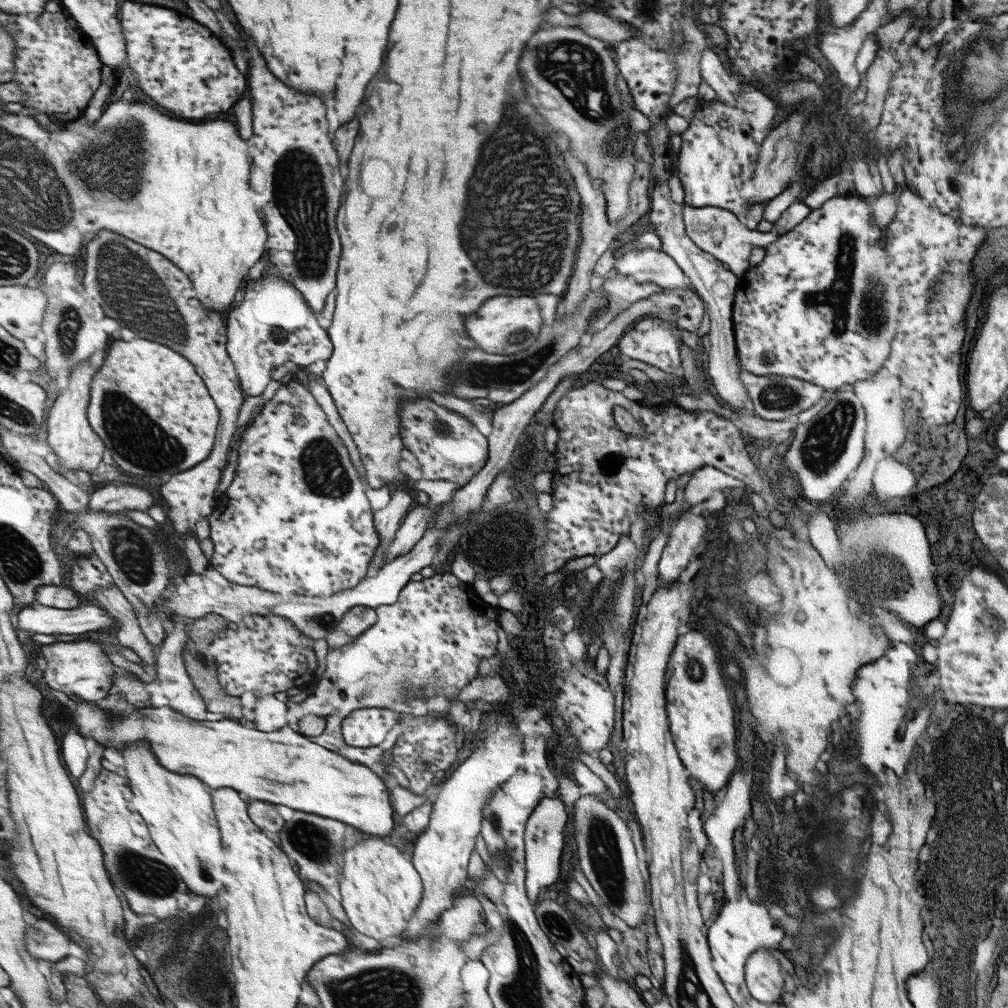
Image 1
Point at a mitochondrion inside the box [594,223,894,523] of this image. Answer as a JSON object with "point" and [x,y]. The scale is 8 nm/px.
{"point":[872,308]}

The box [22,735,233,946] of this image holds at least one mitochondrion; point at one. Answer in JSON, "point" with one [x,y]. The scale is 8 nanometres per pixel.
{"point":[148,876]}

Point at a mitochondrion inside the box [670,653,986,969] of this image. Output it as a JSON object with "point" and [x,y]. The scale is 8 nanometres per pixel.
{"point":[952,859]}

